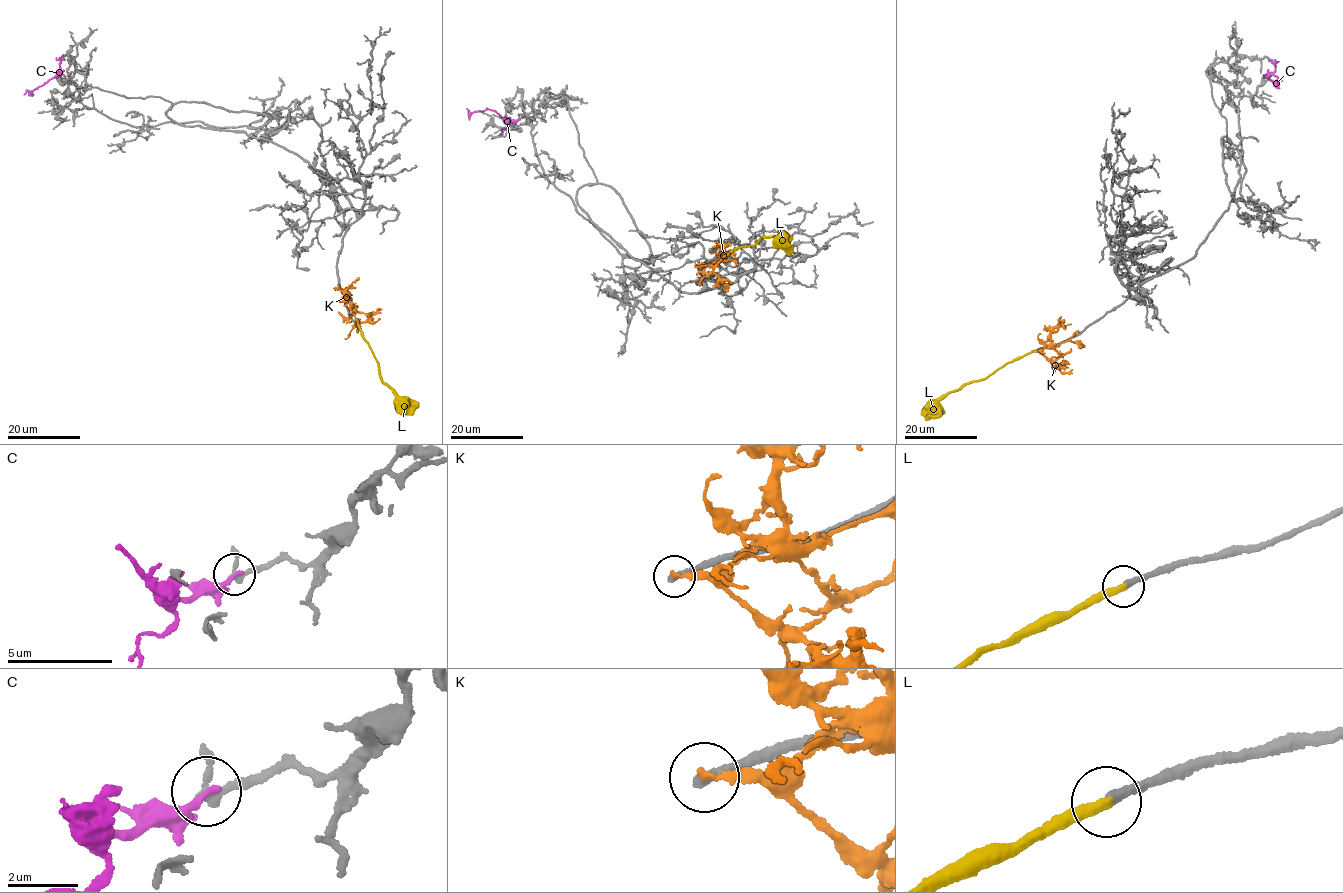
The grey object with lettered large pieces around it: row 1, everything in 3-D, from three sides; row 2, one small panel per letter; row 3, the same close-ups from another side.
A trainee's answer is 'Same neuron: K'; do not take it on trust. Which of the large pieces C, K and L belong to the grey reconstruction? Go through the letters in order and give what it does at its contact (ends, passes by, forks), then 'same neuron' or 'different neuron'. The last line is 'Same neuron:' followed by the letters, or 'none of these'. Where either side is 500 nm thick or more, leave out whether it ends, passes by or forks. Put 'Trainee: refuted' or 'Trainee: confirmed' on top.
Trainee: refuted
C: it ends | different neuron
K: it ends | different neuron
L: it ends | same neuron
Same neuron: L

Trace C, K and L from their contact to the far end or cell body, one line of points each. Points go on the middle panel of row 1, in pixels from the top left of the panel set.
C: (518, 118), (506, 124), (500, 114), (492, 110), (472, 113), (466, 108)
K: (730, 252), (723, 258), (723, 249), (736, 259)
L: (729, 251), (753, 246), (763, 237), (780, 237), (790, 245)

